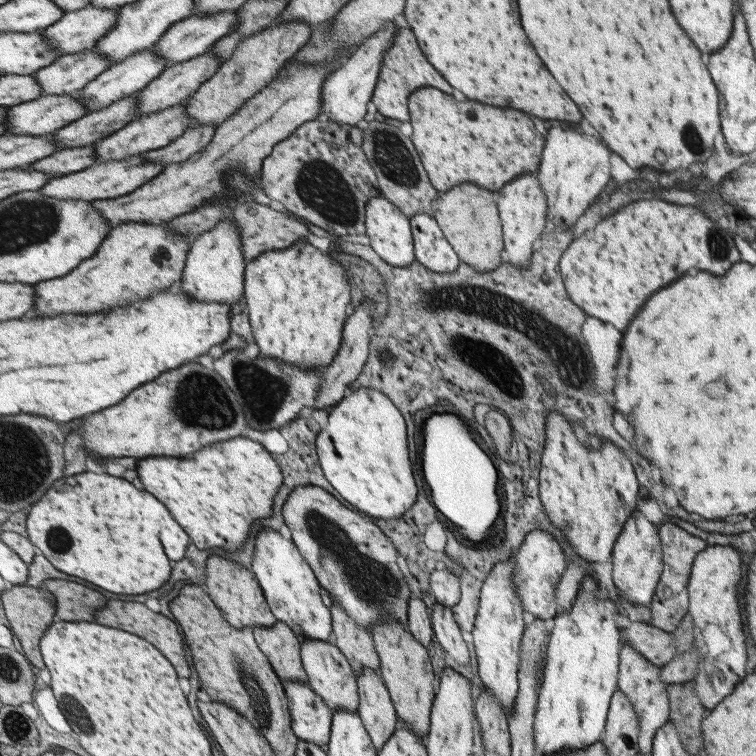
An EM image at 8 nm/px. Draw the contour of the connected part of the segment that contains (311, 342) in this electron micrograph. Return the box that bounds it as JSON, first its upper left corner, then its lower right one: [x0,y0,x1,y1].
[246,242,349,370]

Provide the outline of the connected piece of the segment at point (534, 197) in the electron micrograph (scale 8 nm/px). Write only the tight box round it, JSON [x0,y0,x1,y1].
[497,173,547,268]

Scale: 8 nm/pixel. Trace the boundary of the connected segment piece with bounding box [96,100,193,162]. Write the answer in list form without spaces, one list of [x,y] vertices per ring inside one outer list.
[[[188,100],[159,112],[138,115],[125,128],[117,130],[115,134],[102,139],[96,144],[97,161],[125,160],[129,156],[144,155],[149,151],[163,148],[183,136],[186,128],[192,124],[193,120],[188,115]]]

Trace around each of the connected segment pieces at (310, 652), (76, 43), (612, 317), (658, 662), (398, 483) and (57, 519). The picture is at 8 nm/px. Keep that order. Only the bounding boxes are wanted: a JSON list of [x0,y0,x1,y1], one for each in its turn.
[[302,640,359,713],[43,3,119,55],[559,200,739,330],[621,622,677,667],[316,387,417,519],[26,472,191,594]]

